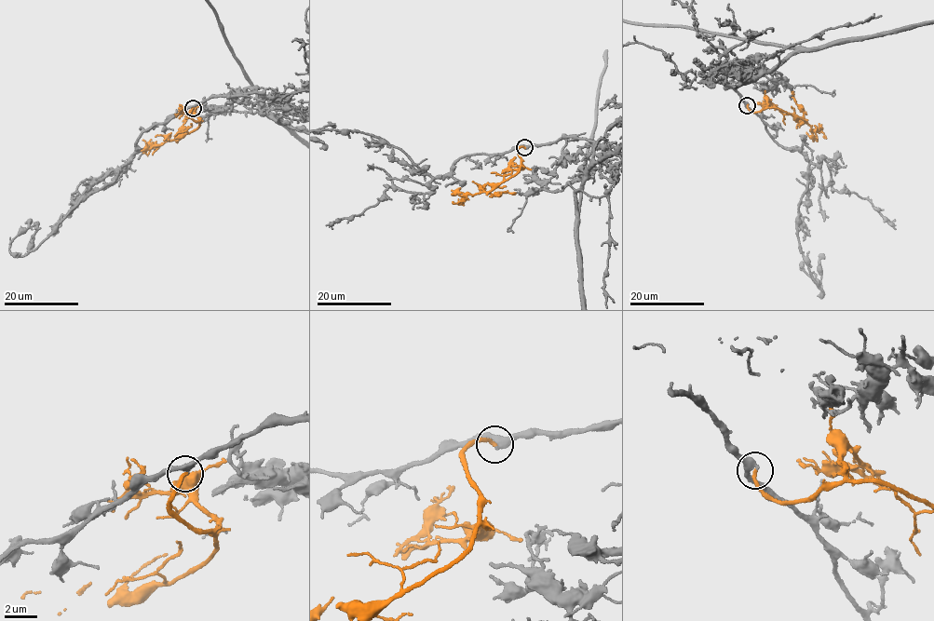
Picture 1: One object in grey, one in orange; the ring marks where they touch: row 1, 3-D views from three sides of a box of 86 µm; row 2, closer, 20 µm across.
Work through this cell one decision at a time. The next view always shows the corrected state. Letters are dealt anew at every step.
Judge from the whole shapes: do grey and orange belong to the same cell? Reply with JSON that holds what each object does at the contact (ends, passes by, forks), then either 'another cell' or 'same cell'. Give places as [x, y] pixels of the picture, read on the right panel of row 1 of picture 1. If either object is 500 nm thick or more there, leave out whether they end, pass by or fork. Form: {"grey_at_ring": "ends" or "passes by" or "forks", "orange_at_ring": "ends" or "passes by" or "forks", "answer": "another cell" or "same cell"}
{"grey_at_ring": "passes by", "orange_at_ring": "ends", "answer": "same cell"}

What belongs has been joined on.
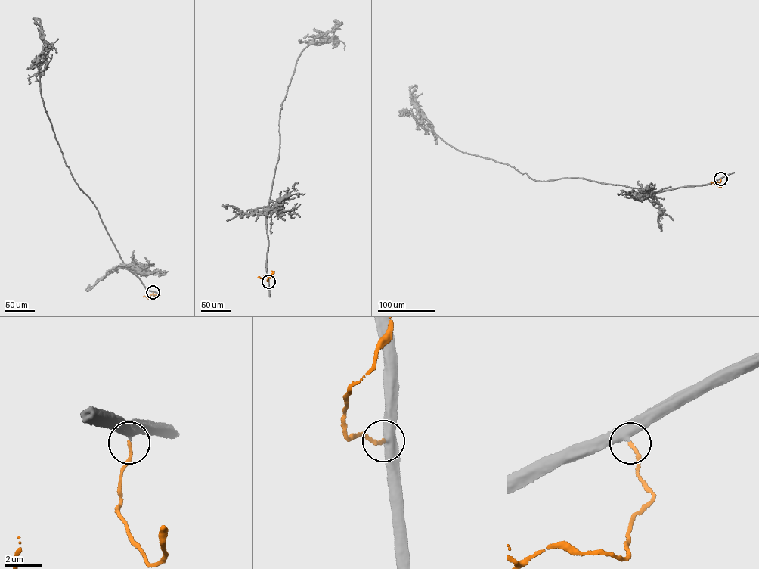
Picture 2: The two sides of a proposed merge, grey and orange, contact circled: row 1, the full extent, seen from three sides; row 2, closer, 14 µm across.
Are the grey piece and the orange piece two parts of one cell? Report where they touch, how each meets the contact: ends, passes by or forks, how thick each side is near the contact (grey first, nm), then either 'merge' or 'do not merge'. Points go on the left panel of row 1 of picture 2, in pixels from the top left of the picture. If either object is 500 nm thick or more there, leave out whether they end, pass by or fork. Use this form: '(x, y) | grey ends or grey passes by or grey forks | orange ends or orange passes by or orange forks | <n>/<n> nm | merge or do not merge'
(153, 292) | grey passes by | orange ends | 400/160 nm | merge

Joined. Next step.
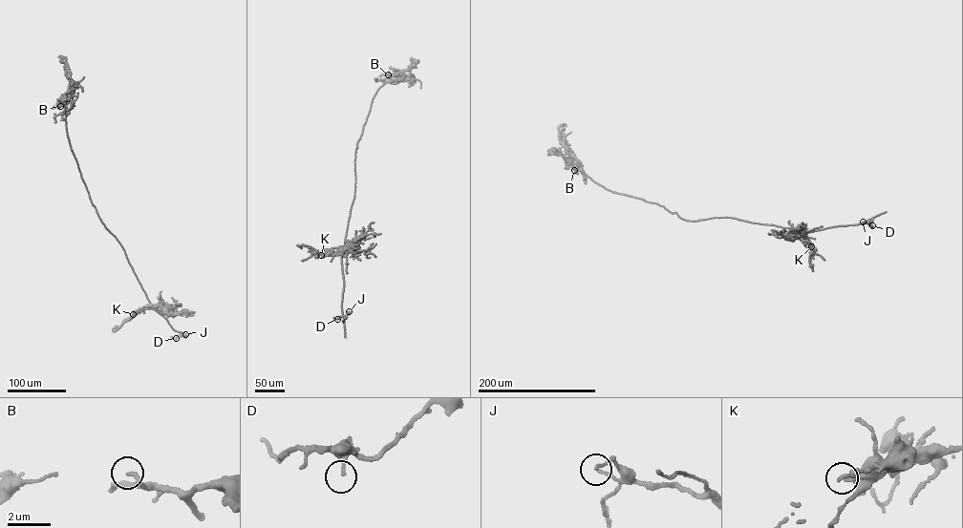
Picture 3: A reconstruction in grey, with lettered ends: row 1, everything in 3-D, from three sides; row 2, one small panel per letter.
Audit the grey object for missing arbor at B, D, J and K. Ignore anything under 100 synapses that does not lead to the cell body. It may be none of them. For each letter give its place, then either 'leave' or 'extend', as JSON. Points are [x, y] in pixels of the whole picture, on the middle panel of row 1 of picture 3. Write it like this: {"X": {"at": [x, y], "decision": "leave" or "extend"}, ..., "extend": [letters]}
{"B": {"at": [388, 74], "decision": "extend"}, "D": {"at": [337, 319], "decision": "leave"}, "J": {"at": [349, 311], "decision": "leave"}, "K": {"at": [321, 255], "decision": "leave"}, "extend": ["B"]}

